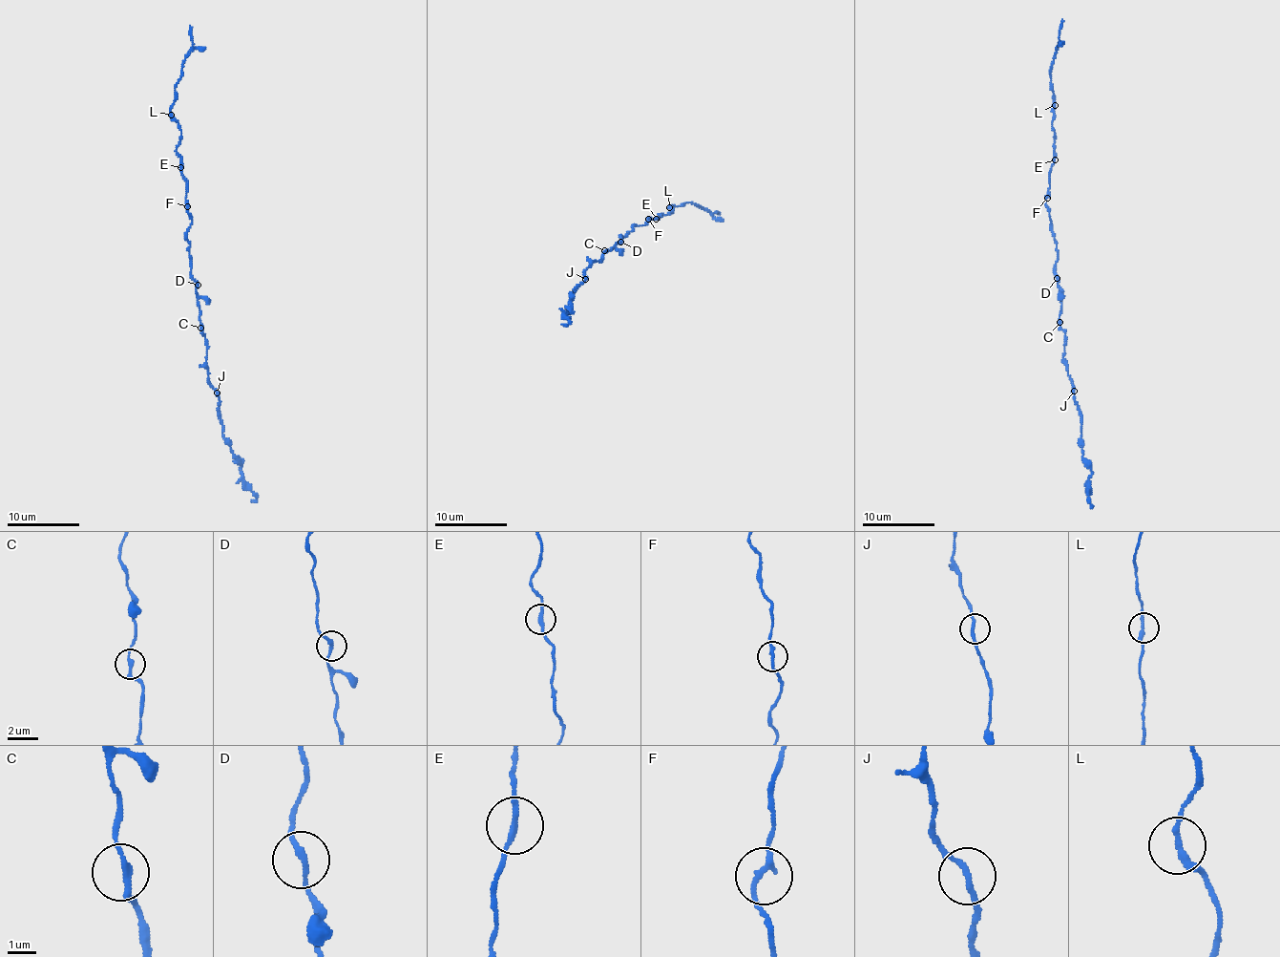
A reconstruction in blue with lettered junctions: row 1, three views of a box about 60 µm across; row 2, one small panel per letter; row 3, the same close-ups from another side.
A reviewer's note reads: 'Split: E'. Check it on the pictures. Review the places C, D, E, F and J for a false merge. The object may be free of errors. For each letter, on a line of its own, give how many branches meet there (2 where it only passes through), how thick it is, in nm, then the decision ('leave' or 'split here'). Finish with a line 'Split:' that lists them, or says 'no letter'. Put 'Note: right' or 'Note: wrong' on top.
Note: wrong
C: 2 | 200 nm | leave
D: 2 | 200 nm | leave
E: 2 | 190 nm | leave
F: 2 | 190 nm | leave
J: 2 | 190 nm | leave
Split: no letter

